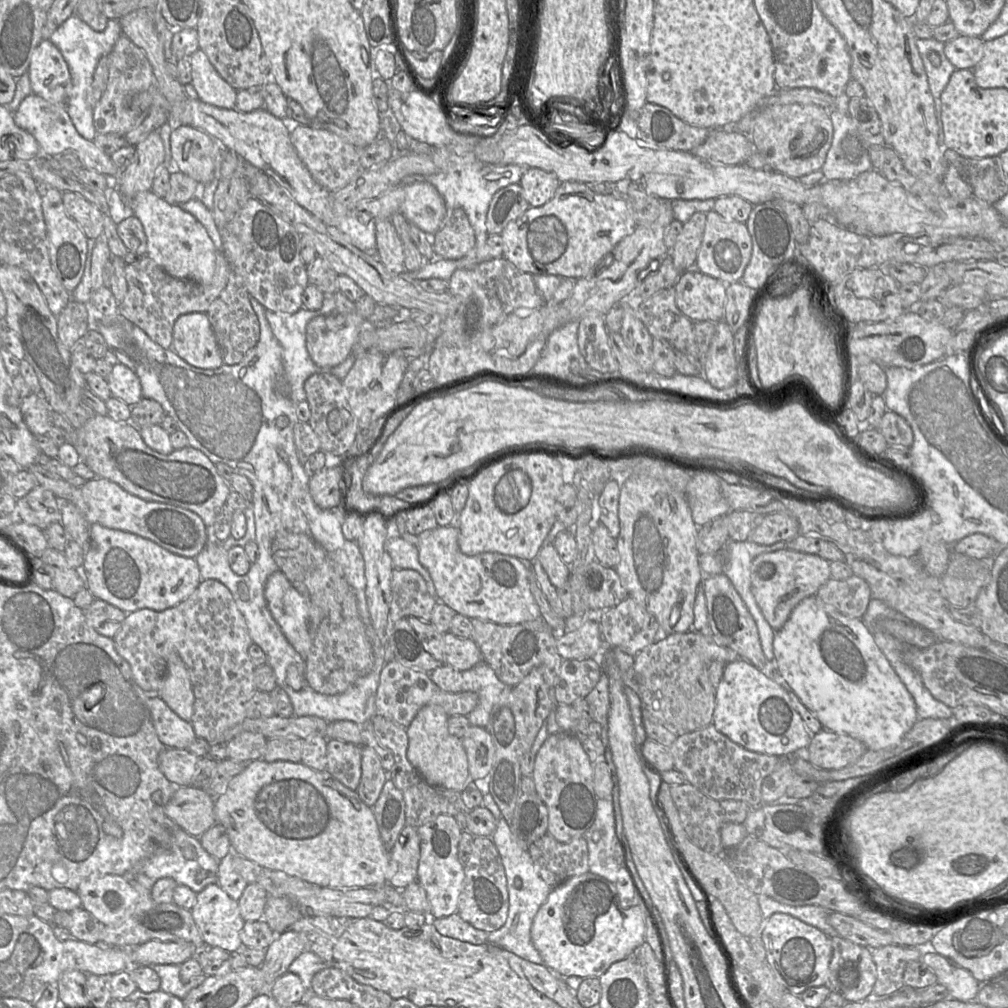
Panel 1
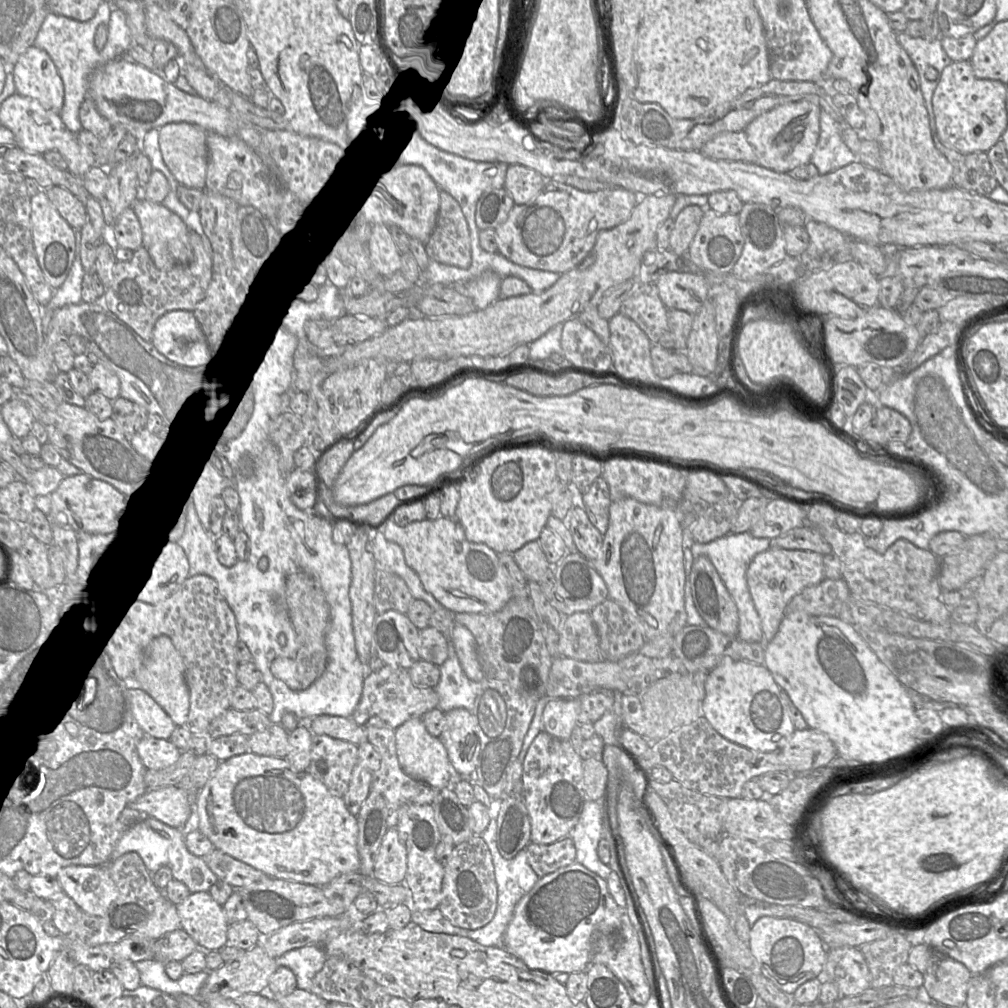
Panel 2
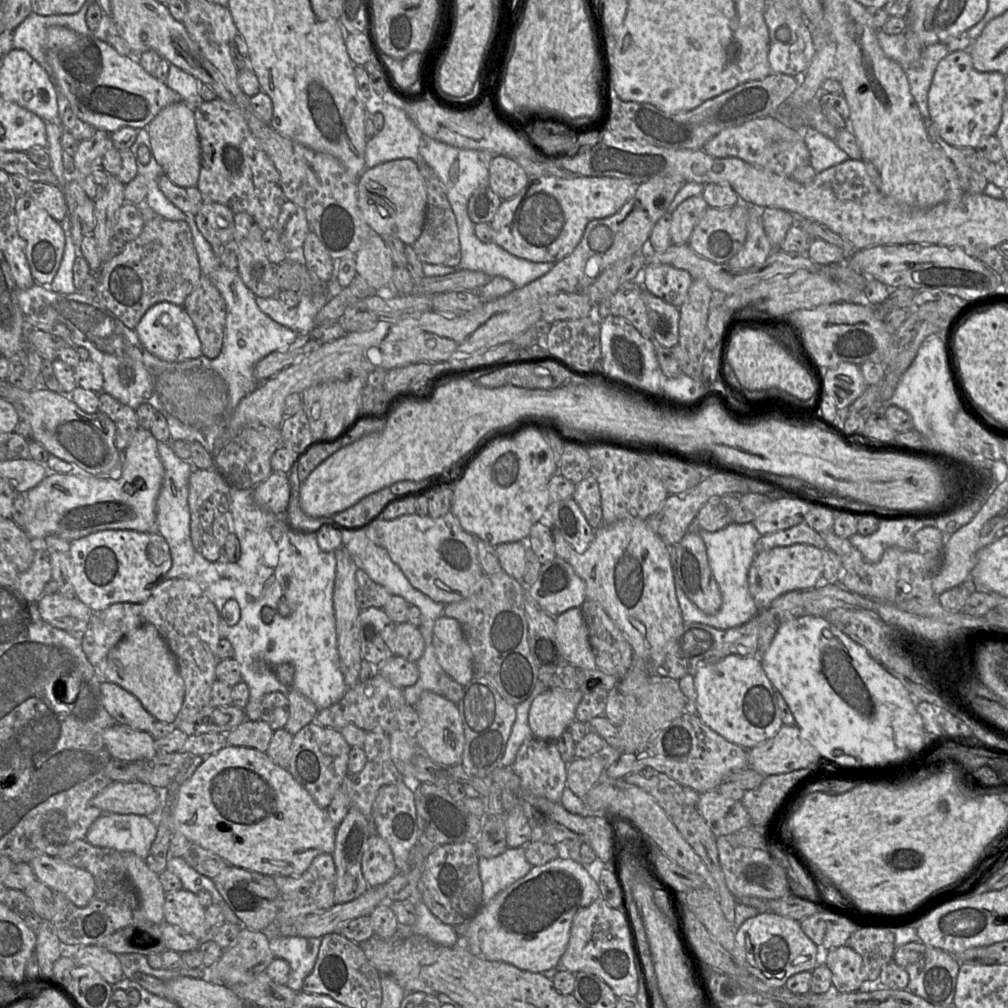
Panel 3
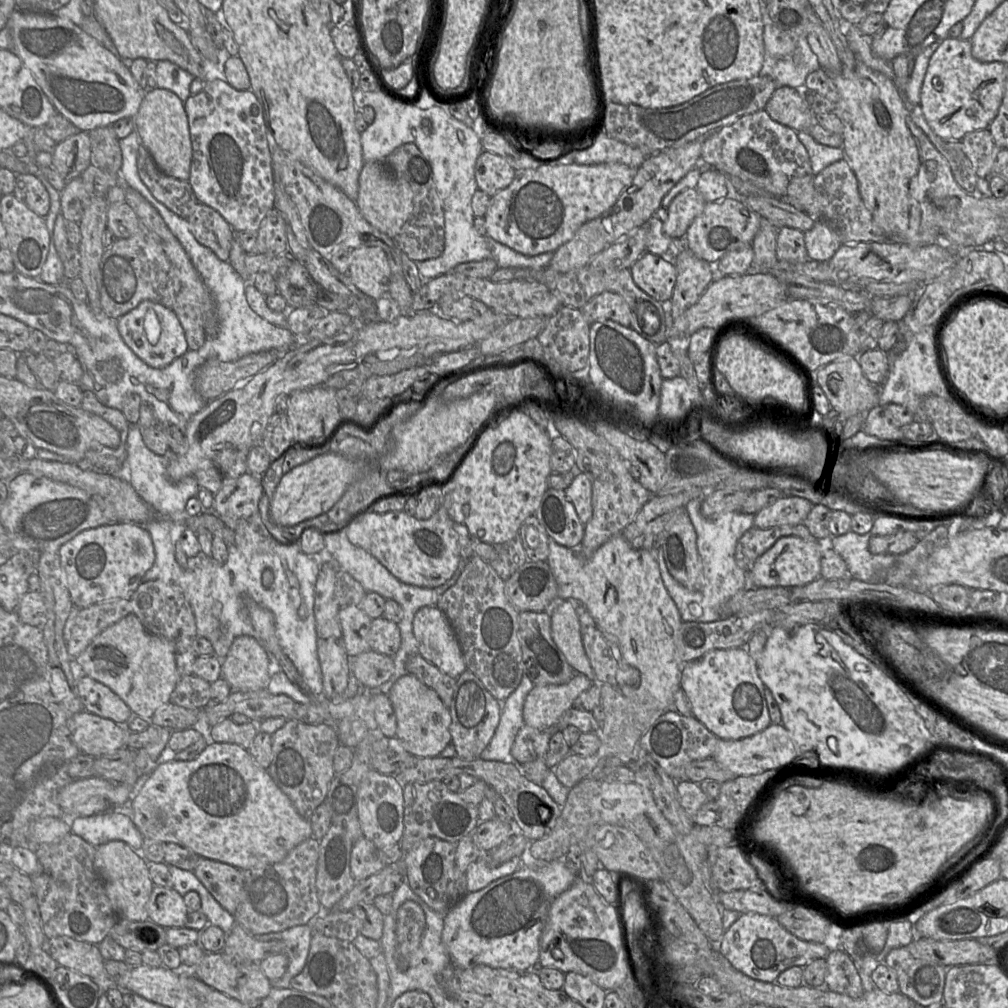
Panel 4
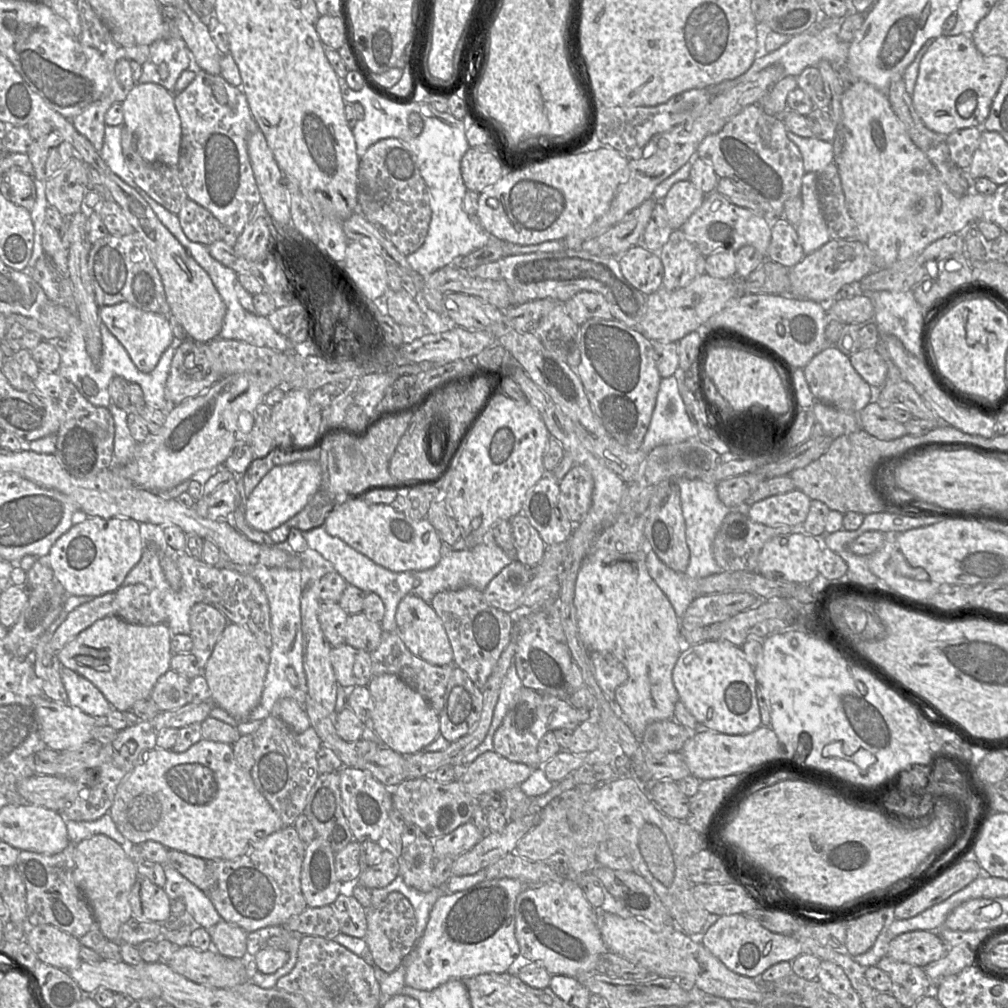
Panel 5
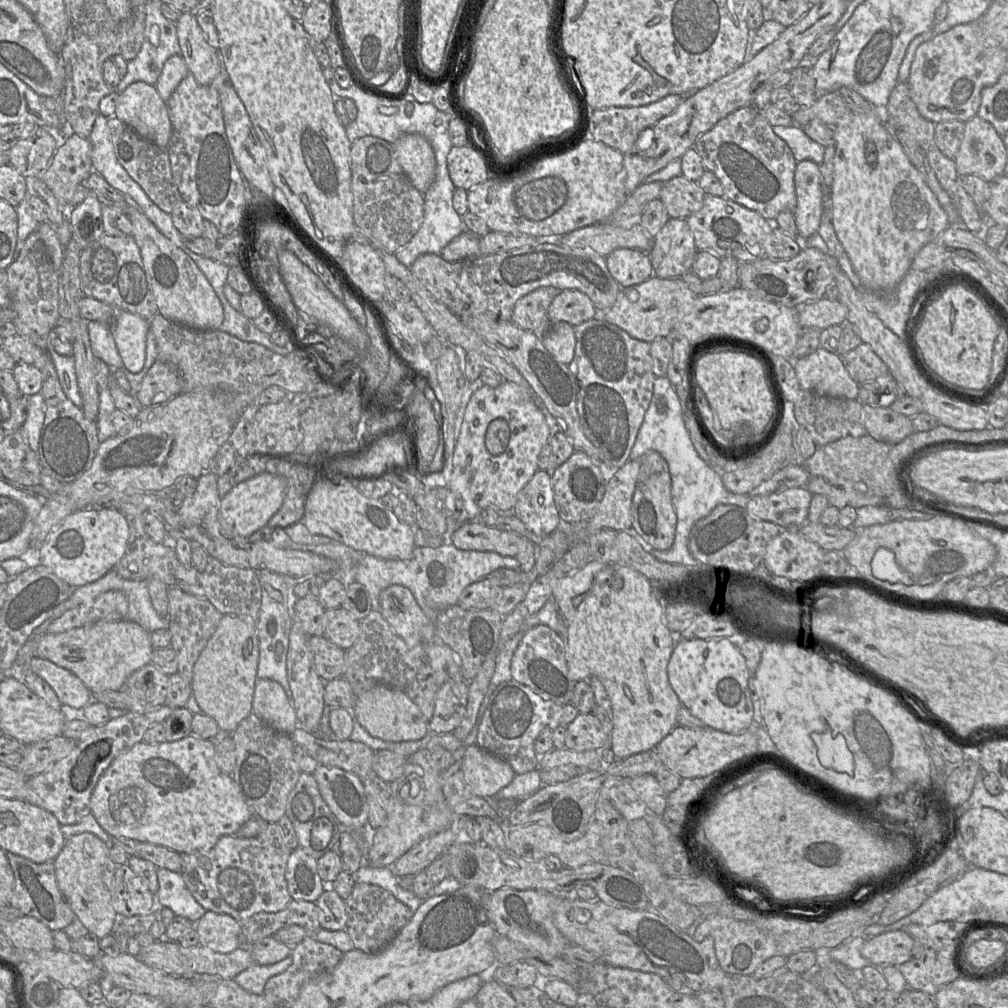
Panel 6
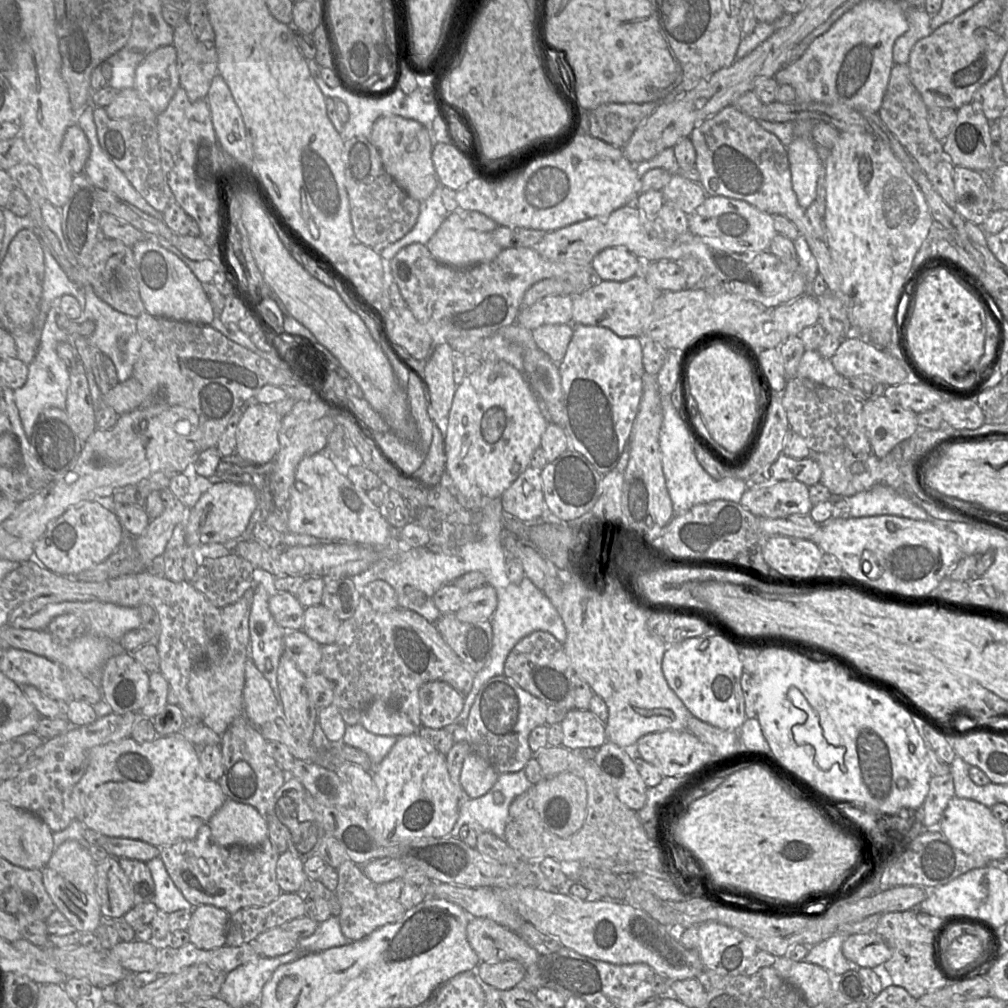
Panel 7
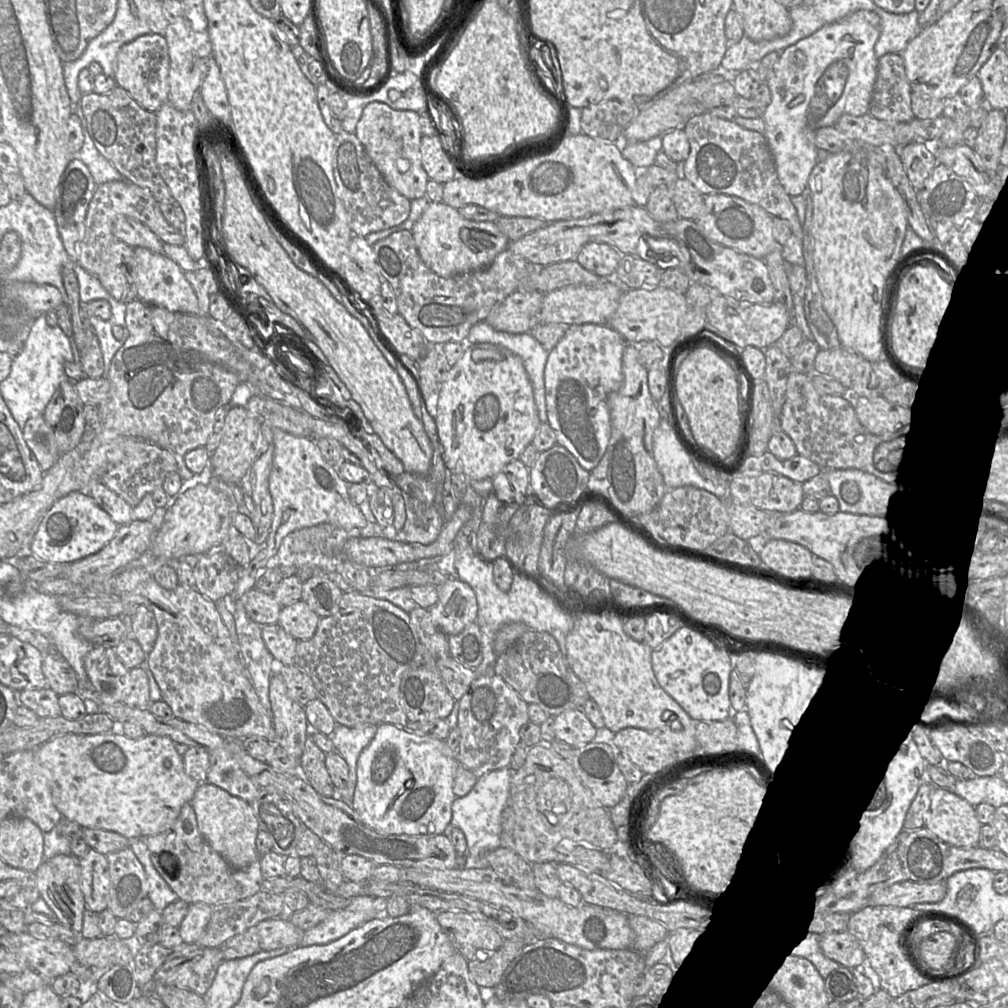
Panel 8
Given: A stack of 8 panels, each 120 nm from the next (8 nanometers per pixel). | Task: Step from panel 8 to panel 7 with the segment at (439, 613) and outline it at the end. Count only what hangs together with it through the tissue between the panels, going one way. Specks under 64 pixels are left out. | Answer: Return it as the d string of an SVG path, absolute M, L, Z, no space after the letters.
M487 584L466 591L455 616L458 620L466 623L490 620L496 610L497 602L496 590Z

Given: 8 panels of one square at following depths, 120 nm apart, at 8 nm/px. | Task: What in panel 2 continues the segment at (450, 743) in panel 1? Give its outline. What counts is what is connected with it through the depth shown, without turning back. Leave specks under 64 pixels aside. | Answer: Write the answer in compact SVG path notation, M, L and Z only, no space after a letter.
M411 719L397 727L394 732L398 761L408 776L436 790L452 788L461 780L461 776L449 761L443 743L427 731L421 719Z

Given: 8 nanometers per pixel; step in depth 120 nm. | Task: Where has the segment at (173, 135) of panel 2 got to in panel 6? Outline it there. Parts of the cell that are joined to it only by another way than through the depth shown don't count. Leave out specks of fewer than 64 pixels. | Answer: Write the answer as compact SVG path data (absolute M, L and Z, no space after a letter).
M145 82L129 85L118 96L115 115L141 137L160 148L168 148L172 125L167 103L154 85Z

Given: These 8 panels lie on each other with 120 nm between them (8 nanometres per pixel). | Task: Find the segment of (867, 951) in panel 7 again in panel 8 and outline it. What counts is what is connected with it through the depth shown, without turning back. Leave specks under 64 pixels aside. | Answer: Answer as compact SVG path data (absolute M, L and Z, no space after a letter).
M848 931L815 936L823 936L821 940L823 955L846 968L855 969L866 961L858 939Z

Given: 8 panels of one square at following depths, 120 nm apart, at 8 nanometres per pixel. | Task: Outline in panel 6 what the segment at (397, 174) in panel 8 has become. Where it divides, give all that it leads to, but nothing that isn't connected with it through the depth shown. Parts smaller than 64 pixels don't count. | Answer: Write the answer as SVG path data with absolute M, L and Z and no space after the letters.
M402 135L393 143L398 161L414 187L422 194L436 176L436 158L429 141L422 135Z

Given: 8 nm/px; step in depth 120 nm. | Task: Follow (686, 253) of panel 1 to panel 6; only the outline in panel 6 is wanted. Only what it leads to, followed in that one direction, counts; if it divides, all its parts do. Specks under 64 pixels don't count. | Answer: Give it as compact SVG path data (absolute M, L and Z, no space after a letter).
M681 174L664 183L659 198L670 218L687 219L702 207L705 195L697 181Z

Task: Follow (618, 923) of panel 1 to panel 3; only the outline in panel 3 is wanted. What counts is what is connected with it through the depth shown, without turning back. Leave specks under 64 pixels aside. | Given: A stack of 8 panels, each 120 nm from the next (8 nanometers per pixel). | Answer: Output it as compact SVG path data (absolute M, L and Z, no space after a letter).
M562 854L541 866L533 866L523 878L501 891L466 924L458 944L490 961L511 964L532 973L558 968L567 949L575 915L600 898L598 883L586 868Z

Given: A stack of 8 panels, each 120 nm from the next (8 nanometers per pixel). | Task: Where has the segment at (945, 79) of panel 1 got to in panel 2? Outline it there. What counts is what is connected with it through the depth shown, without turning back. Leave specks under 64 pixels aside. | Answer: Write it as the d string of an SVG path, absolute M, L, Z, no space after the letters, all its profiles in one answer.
M897 33L897 40L918 71L920 87L929 115L932 138L938 137L932 96L943 69L952 60L943 50L941 38L923 39L905 33Z

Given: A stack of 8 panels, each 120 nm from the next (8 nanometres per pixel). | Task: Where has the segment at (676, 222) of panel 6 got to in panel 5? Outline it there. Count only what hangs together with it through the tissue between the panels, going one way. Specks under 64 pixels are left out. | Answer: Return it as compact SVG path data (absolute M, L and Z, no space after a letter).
M682 228L672 230L669 240L658 251L664 267L662 288L674 291L687 286L695 278L705 274L705 256L699 251L696 244L684 234Z

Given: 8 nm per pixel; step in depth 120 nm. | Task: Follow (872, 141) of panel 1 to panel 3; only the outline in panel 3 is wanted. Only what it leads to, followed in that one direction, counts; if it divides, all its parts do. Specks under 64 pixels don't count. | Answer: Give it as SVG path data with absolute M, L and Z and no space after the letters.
M810 126L796 129L801 132L810 152L810 165L816 173L840 164L850 157L830 138L824 136Z

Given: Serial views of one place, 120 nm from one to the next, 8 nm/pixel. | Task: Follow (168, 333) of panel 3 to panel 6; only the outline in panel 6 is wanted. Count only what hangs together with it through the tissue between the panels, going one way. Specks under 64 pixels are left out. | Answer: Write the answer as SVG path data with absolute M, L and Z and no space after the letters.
M90 297L82 298L78 307L86 320L98 321L109 327L124 367L131 373L139 373L146 359L149 321Z

